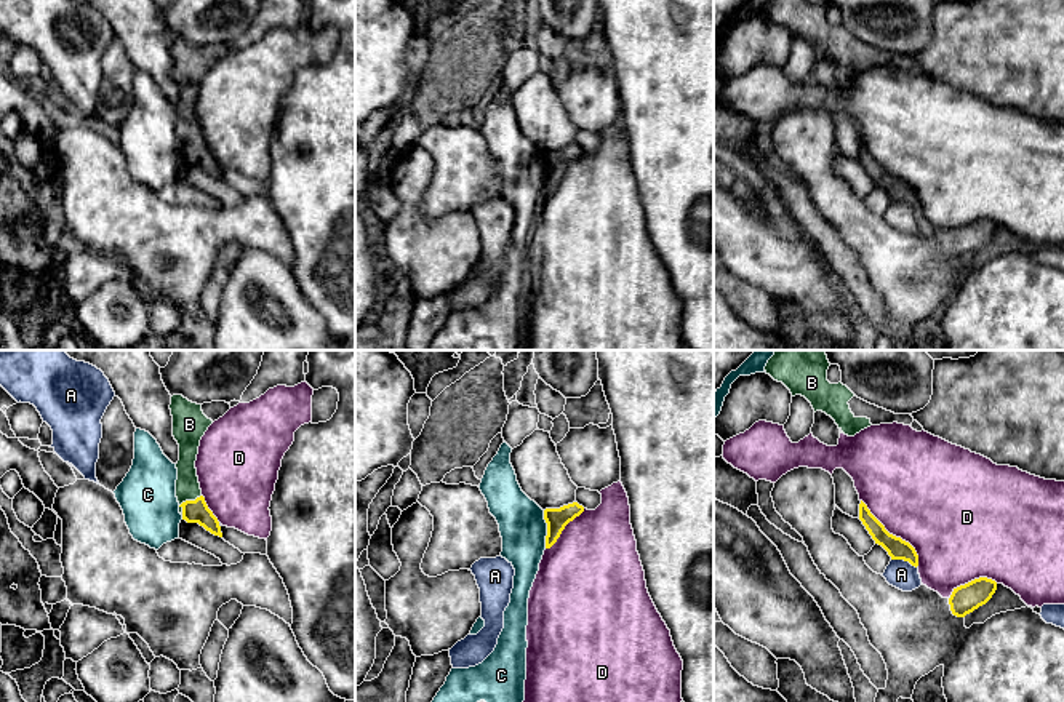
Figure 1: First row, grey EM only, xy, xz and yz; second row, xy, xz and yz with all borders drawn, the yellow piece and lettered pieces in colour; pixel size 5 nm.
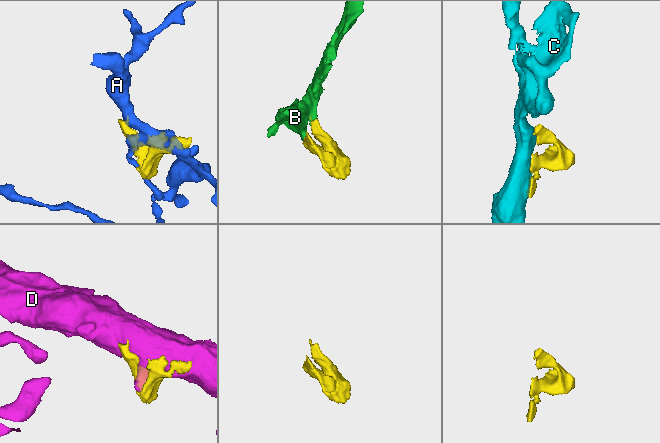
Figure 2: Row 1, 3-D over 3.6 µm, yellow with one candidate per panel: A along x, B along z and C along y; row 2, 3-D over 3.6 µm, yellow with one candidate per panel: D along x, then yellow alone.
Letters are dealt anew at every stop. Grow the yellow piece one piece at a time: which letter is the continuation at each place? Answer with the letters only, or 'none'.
B

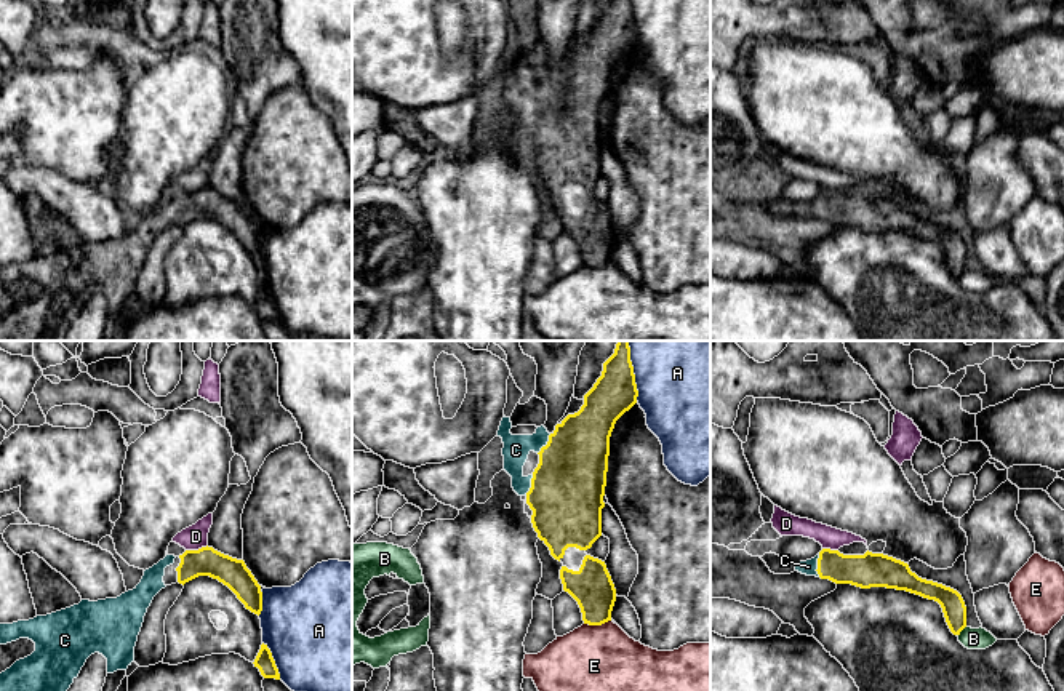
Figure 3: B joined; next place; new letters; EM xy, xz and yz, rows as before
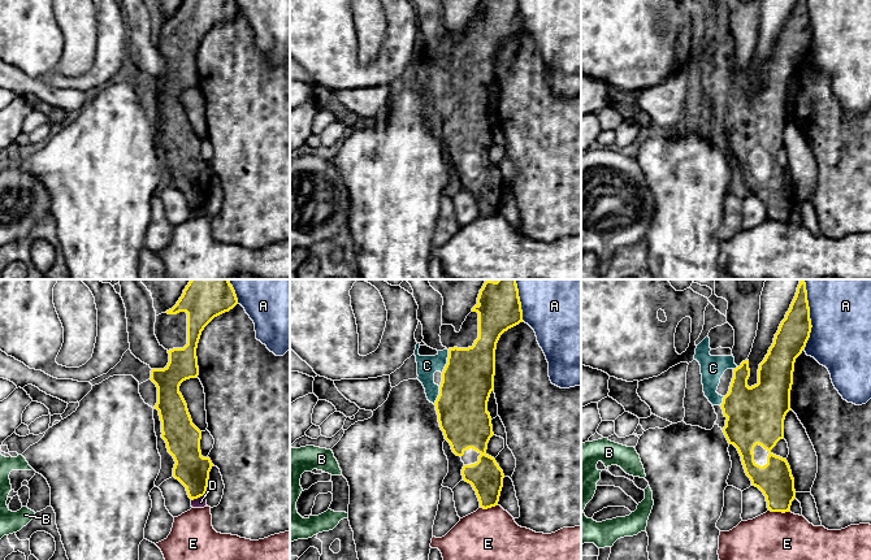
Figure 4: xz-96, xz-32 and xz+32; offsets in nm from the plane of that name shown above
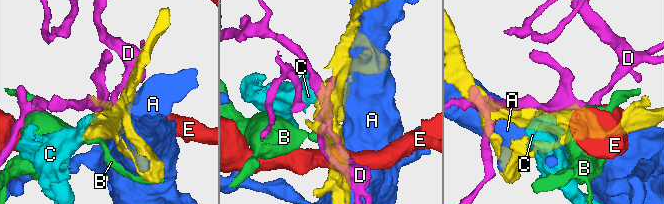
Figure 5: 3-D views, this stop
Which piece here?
C

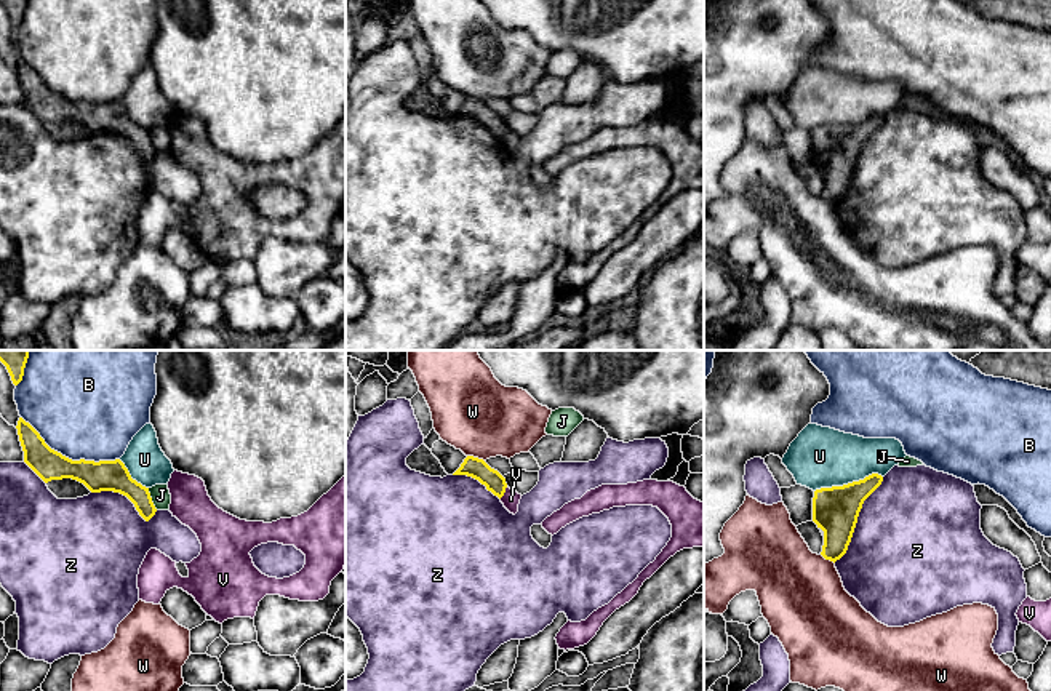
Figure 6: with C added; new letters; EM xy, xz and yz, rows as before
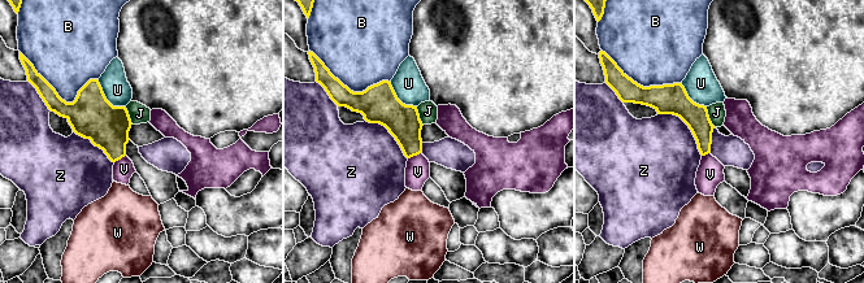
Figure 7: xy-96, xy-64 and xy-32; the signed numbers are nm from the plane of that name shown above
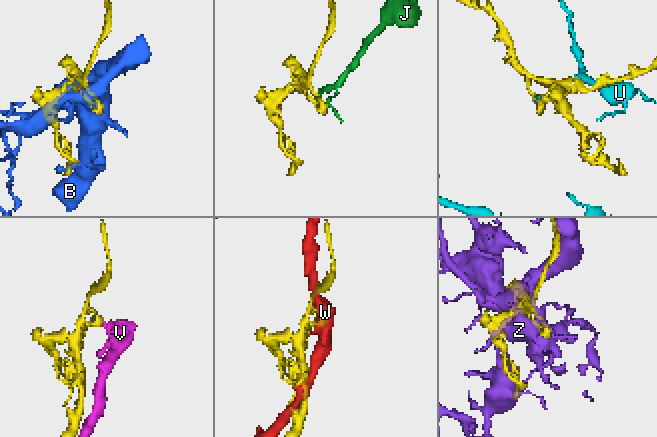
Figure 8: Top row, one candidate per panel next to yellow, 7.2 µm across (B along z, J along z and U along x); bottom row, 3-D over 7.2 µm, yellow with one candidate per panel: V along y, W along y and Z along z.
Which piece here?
none

